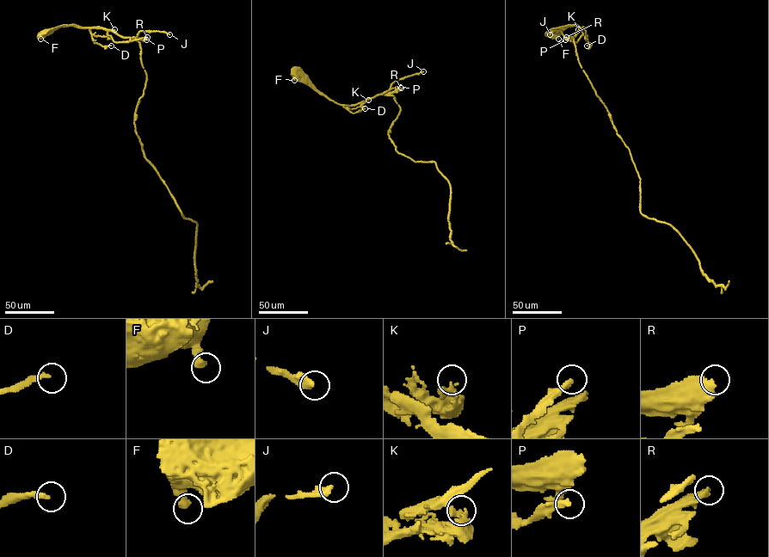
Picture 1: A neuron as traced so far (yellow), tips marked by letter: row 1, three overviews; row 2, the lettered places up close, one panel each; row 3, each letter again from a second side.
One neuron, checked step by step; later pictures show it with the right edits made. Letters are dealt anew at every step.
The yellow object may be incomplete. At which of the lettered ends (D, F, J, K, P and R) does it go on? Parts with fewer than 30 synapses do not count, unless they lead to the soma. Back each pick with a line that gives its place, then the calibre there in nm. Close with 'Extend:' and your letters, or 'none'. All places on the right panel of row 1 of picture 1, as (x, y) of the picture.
P: Place: (565, 39). Thickness 280 nm
R: Place: (566, 37). Thickness 480 nm
Extend: P, R

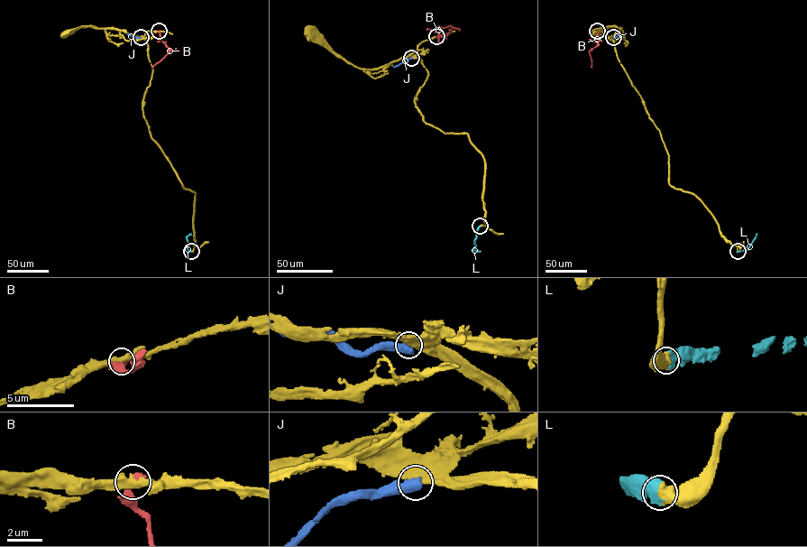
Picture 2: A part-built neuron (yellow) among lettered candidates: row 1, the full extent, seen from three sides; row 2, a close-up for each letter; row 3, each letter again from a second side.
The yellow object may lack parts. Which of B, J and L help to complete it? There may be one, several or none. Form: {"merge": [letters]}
{"merge": ["L"]}

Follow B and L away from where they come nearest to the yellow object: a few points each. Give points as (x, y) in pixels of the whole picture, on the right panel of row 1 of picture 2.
B: (597, 31), (598, 45), (590, 50), (591, 67)
L: (738, 251), (747, 250), (756, 234)

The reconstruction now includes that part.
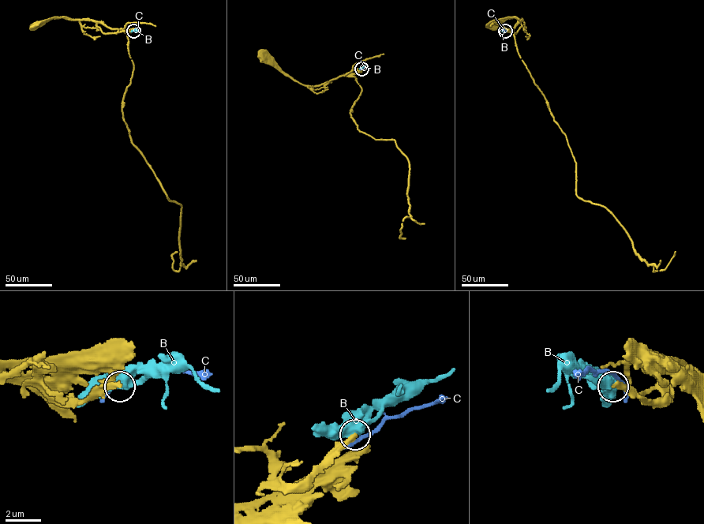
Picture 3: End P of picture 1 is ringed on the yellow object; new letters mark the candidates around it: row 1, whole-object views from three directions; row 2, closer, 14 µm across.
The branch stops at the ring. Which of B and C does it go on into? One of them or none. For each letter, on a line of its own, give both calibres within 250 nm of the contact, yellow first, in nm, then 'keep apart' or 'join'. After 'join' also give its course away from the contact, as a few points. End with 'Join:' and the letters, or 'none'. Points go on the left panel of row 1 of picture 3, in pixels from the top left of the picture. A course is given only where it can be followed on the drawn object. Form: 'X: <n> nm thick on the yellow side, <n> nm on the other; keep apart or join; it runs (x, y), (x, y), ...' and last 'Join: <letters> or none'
B: 240 nm thick on the yellow side, 650 nm on the other; keep apart
C: 300 nm thick on the yellow side, 260 nm on the other; keep apart
Join: none

